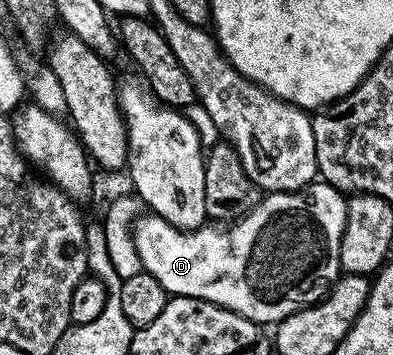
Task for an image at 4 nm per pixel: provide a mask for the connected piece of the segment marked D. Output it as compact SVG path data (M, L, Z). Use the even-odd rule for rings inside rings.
M316 180L302 190L268 193L260 197L259 203L230 229L219 224L204 224L197 230L179 230L159 214L143 212L135 219L131 236L142 269L153 275L168 295L200 298L254 322L278 324L293 312L315 305L327 295L335 279L340 277L339 253L346 219L347 198L344 191Z

